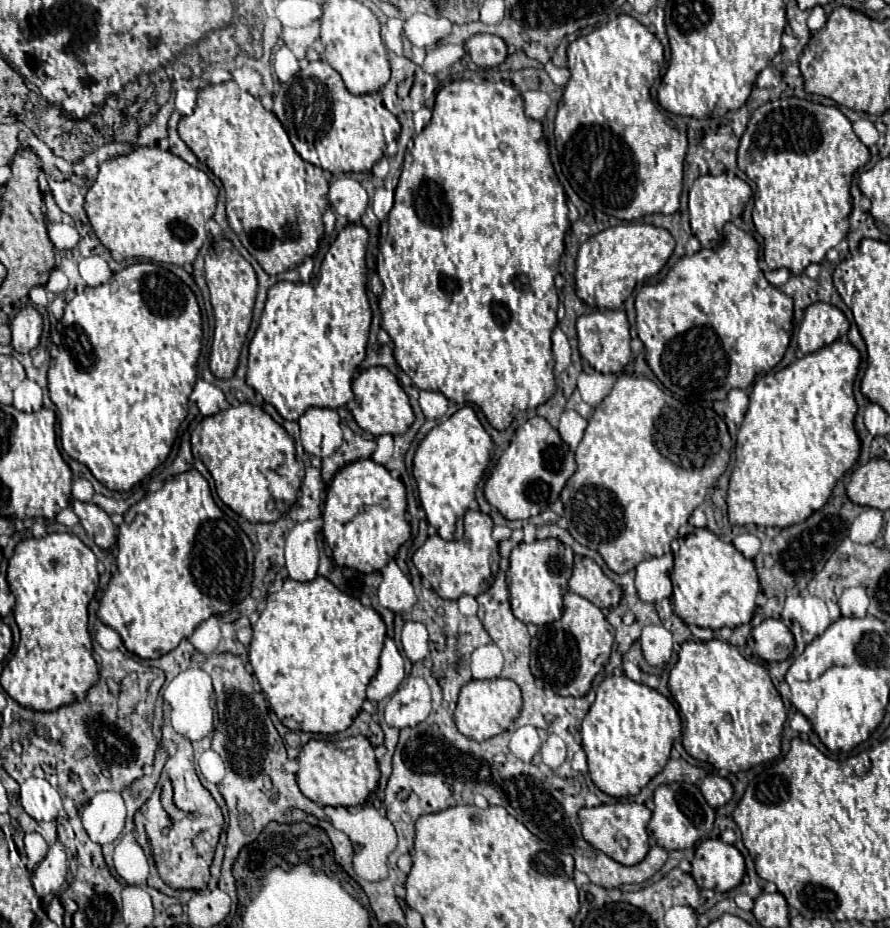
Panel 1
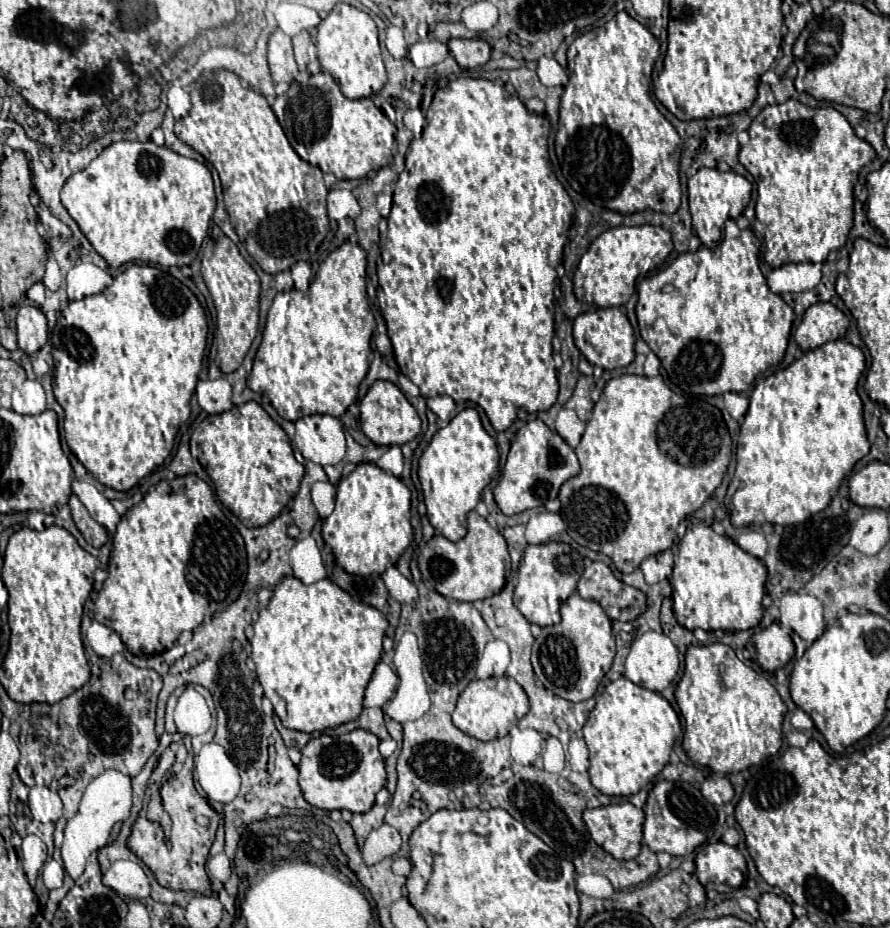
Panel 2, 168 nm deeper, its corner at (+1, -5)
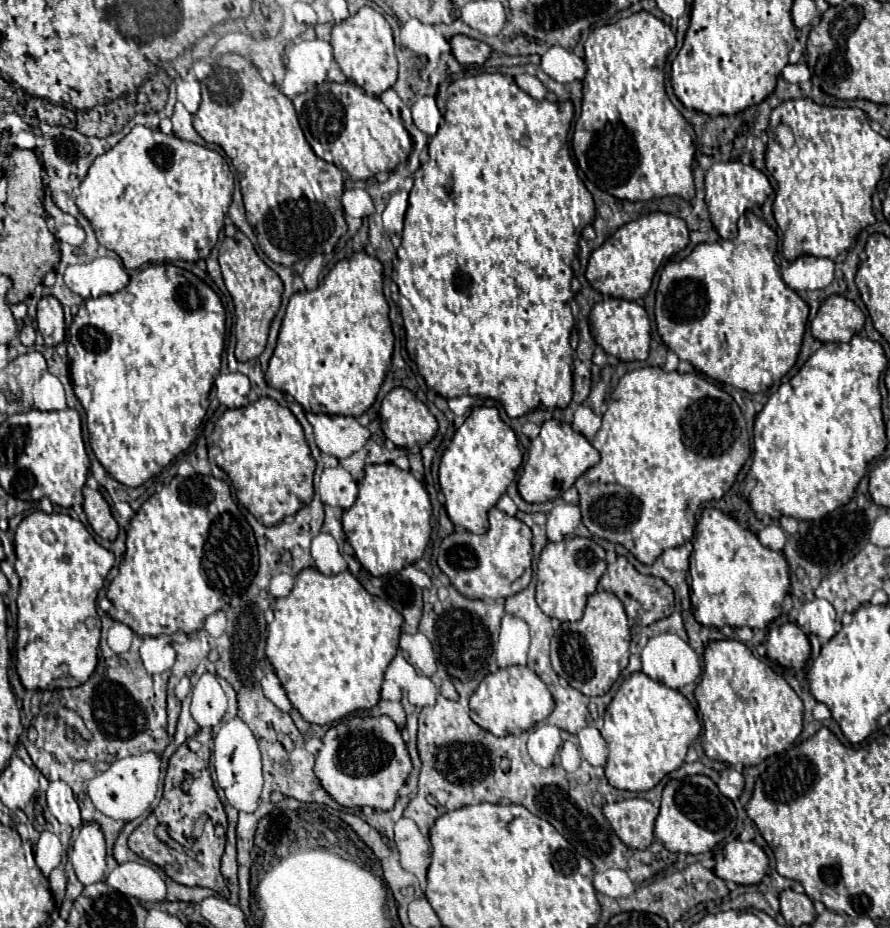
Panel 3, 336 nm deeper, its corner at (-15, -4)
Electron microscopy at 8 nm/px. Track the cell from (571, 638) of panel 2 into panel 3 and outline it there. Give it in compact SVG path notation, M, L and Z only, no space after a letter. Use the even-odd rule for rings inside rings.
M604 590L588 598L584 616L578 622L562 622L550 644L550 660L554 672L572 688L586 696L602 696L616 682L628 664L630 628L622 602Z

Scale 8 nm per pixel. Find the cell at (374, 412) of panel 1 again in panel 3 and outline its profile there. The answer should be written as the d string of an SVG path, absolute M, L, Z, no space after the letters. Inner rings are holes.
M408 388L390 390L380 408L382 432L398 448L422 448L438 432L434 414Z

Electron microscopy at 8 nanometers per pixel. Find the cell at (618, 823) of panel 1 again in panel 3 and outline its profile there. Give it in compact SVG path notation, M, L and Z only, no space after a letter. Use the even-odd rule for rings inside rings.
M642 798L604 804L604 816L616 836L628 846L644 850L654 842L654 820L658 808Z

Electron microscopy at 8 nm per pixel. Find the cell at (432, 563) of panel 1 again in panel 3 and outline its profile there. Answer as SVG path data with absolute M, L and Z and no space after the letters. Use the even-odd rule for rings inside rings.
M498 508L490 510L490 528L486 534L472 534L456 528L442 540L438 550L438 568L450 578L452 586L466 598L498 600L525 589L532 578L532 532L530 528Z

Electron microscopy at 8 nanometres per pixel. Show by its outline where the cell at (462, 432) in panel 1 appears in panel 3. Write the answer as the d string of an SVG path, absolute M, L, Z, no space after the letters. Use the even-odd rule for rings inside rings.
M486 406L474 408L452 436L452 442L440 460L440 488L446 496L444 508L452 524L462 526L472 534L484 534L488 530L488 510L506 492L520 464L522 452L516 434L500 420L498 410Z

